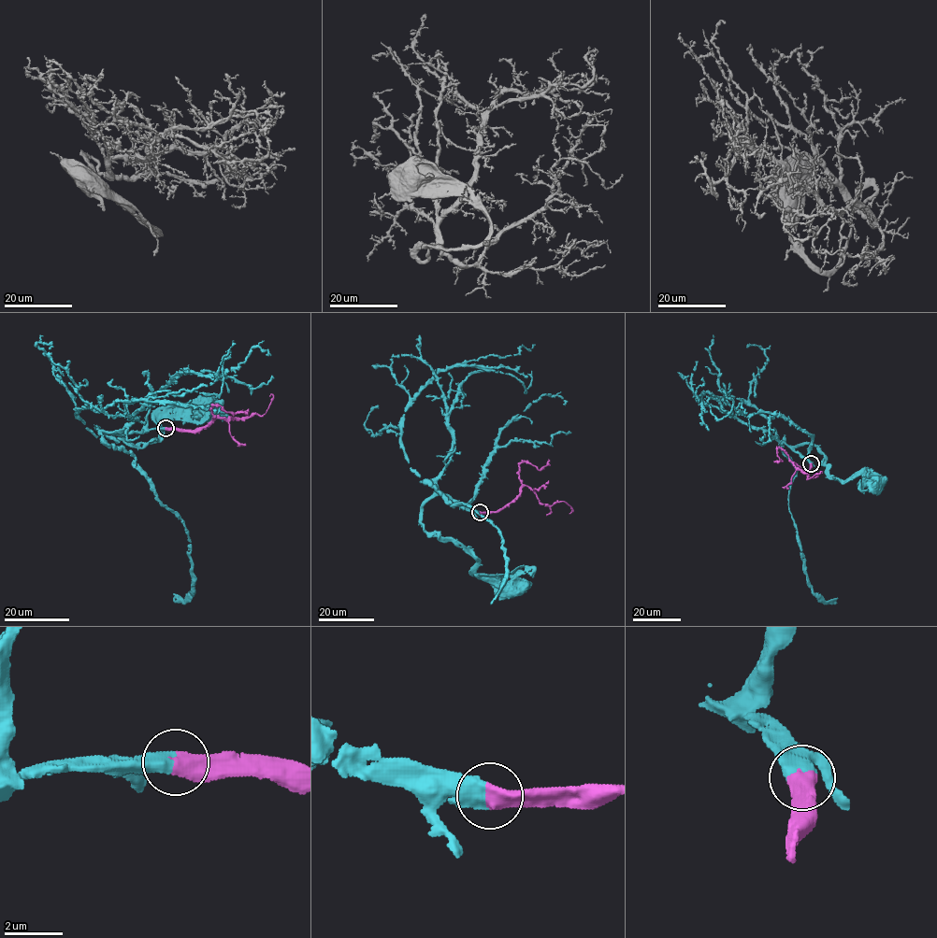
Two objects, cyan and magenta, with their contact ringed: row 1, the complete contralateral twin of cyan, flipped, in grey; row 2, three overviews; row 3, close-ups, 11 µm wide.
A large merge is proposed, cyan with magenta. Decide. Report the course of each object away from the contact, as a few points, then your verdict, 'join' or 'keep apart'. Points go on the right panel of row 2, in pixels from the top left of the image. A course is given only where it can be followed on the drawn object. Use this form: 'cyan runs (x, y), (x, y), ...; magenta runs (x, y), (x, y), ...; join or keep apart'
cyan runs (810, 463), (794, 448), (814, 446), (833, 477), (843, 481), (861, 475), (879, 485); magenta runs (810, 463), (808, 471), (793, 464), (807, 475), (807, 479), (822, 473); join

